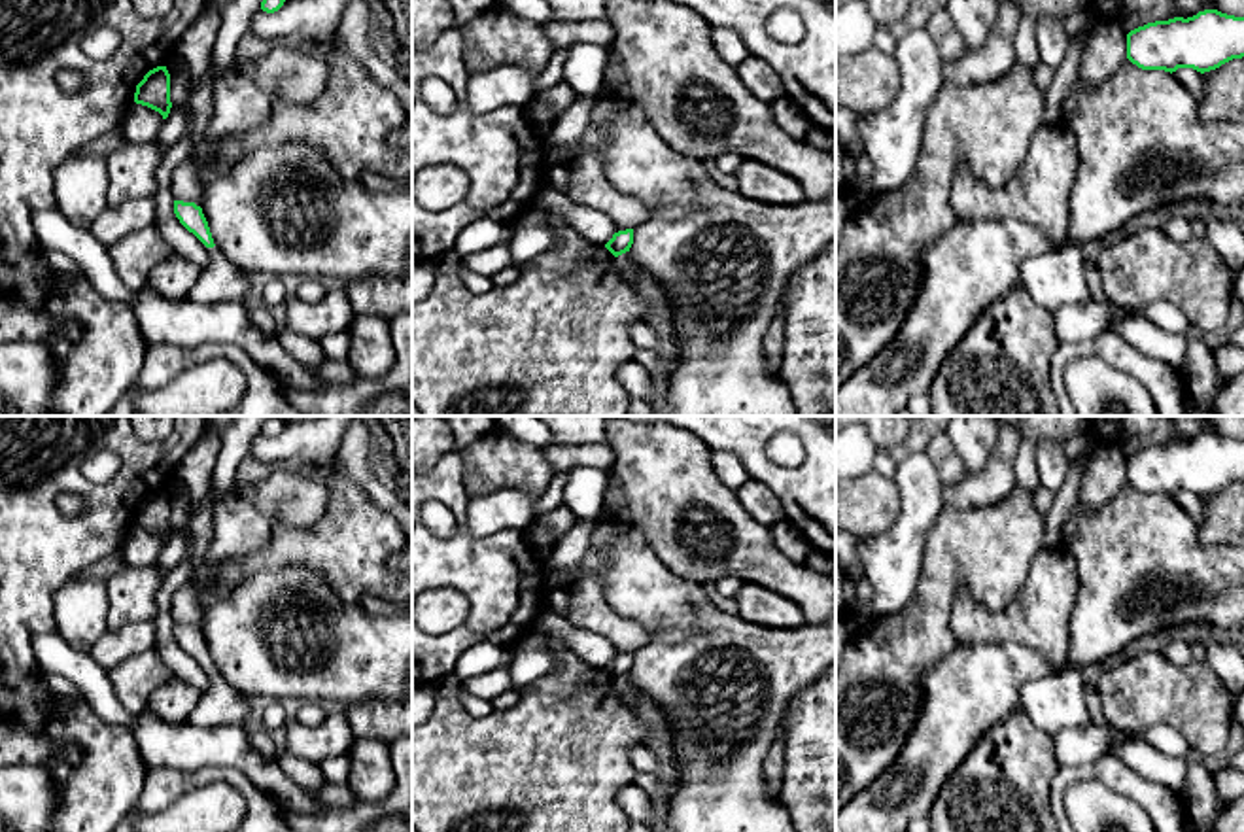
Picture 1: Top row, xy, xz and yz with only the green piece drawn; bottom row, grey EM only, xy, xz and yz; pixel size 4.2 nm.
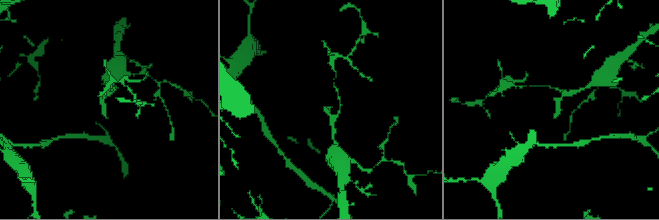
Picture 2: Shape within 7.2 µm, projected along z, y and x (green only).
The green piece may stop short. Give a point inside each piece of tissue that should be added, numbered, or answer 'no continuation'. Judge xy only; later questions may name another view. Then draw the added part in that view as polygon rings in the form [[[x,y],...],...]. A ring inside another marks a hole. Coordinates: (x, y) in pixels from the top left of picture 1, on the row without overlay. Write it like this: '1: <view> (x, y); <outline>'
1: xy (222, 704); [[[217,669],[208,671],[210,686],[200,694],[199,703],[193,707],[185,722],[214,728],[223,724],[242,726],[250,715],[248,696],[236,686],[229,685]]]

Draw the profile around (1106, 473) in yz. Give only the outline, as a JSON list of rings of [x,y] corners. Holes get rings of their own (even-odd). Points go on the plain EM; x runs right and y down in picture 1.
[[[1098,444],[1080,488],[1080,503],[1095,511],[1112,501],[1127,482],[1127,458],[1117,446]]]

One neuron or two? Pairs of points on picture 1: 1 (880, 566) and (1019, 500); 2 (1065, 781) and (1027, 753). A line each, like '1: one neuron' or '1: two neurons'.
1: two neurons
2: two neurons

